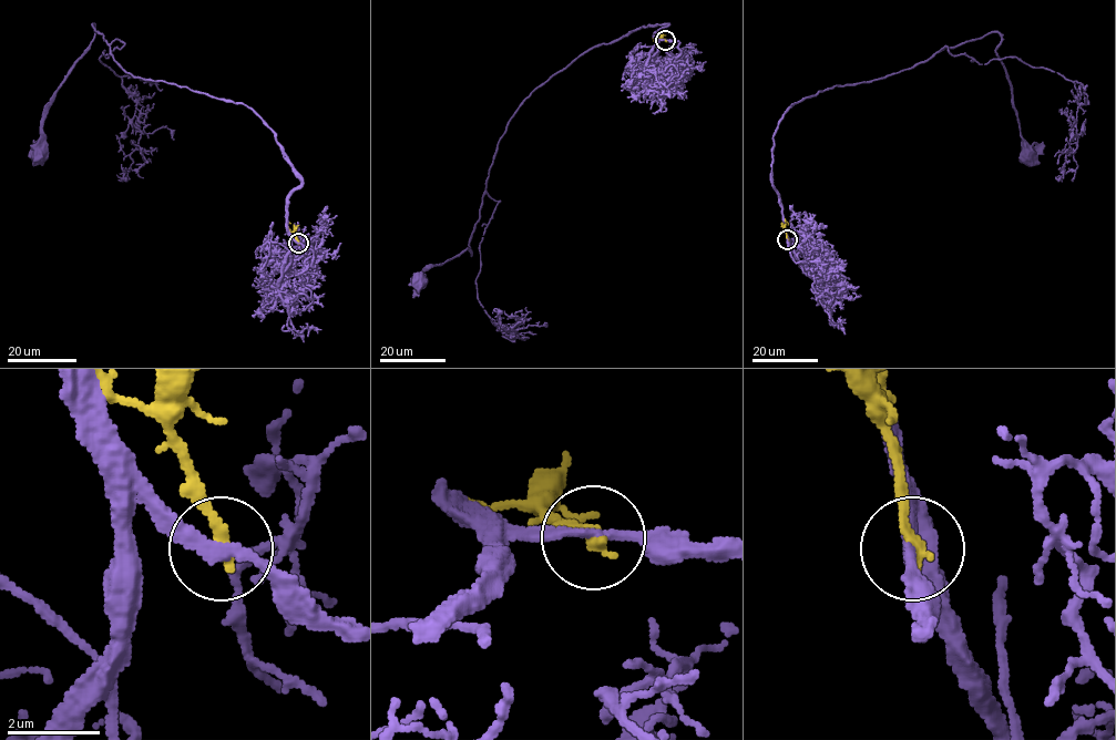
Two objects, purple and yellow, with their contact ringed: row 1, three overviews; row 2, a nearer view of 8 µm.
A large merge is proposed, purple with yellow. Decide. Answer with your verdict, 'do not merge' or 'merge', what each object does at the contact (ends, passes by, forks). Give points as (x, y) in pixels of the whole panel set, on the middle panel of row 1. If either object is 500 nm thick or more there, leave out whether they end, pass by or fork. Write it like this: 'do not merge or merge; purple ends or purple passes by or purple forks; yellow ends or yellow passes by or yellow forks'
do not merge; purple passes by; yellow ends

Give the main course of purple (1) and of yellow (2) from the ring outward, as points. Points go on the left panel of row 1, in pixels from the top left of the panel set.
1: (298, 243), (288, 196), (300, 178), (276, 133), (241, 103), (126, 72), (94, 26), (49, 108), (39, 155)
2: (298, 243), (287, 224), (285, 227)

